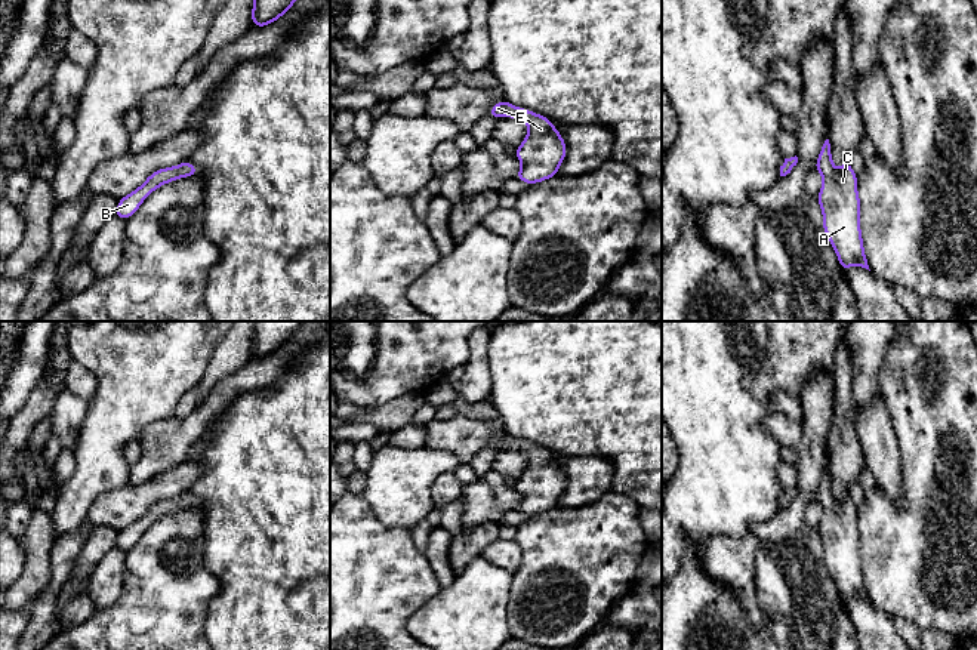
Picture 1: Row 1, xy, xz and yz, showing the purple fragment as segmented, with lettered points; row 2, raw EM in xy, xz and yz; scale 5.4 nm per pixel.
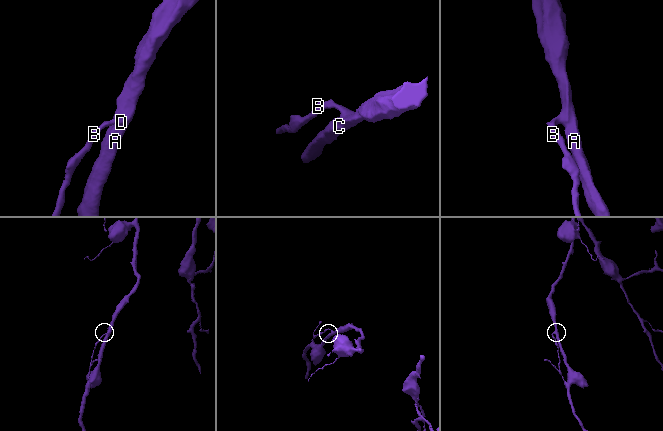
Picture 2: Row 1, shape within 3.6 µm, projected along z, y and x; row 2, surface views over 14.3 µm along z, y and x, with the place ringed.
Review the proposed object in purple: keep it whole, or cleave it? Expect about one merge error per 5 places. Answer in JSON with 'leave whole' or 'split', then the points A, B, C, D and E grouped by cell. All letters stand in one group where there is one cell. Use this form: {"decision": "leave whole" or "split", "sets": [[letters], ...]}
{"decision": "leave whole", "sets": [["A", "B", "C", "D", "E"]]}

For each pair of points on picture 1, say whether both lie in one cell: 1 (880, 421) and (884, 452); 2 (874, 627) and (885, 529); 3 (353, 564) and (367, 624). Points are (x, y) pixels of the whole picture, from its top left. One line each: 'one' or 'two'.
1: one
2: two
3: one

